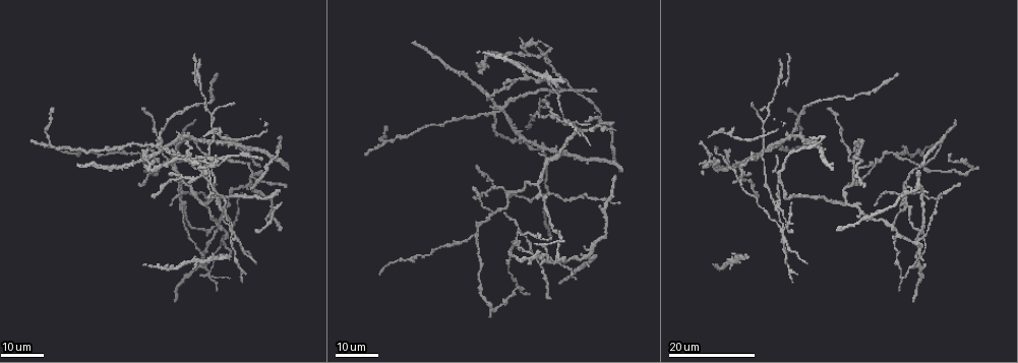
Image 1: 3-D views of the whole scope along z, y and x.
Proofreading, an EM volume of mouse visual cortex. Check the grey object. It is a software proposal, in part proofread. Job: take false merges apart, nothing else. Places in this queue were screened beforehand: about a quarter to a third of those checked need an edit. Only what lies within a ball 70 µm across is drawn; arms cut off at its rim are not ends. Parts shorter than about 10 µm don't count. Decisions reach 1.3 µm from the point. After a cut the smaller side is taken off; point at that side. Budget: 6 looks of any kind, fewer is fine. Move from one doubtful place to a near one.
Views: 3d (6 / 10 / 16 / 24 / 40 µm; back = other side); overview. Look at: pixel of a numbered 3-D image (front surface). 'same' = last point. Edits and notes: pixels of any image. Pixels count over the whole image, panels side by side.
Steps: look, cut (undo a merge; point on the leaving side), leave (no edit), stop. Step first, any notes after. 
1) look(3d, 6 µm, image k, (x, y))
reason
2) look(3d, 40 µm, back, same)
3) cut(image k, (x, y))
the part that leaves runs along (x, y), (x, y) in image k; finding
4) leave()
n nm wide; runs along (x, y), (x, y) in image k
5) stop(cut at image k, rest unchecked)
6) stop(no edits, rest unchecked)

look(3d, 16 µm, image 1, (503, 191))
branch point

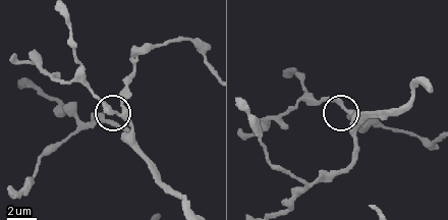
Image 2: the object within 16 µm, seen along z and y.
look(3d, 6 µm, image 2, (119, 114))

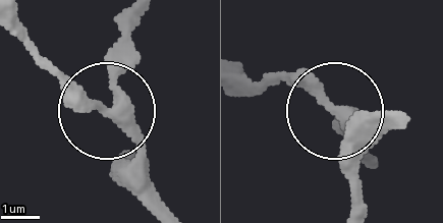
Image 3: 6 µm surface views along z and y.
look(3d, 6 µm, back, image 3, (326, 101))

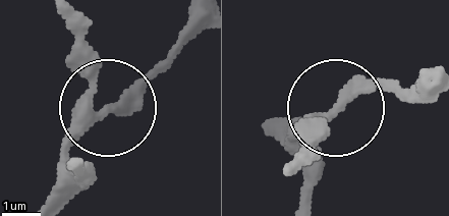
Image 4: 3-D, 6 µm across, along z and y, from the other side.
leave()
runs along (46, 200), (74, 142), (198, 28) in image 4; all the same neuron

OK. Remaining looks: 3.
look(3d, 24 µm, image 1, (492, 114))

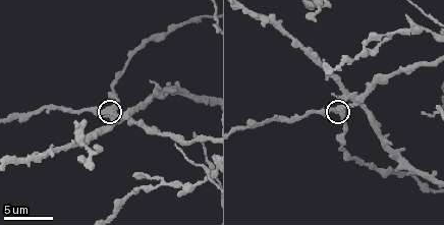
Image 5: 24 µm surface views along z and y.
look(3d, 6 µm, image 5, (112, 108))

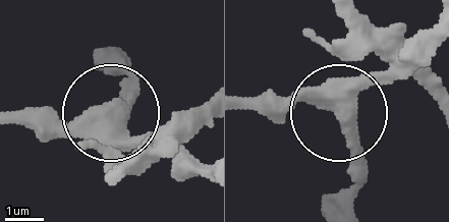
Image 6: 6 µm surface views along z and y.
leave()
runs along (432, 96), (412, 79), (384, 76), (335, 108), (247, 105) in image 6; one neuron here

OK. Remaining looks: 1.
stop(no edits, rest unchecked)

